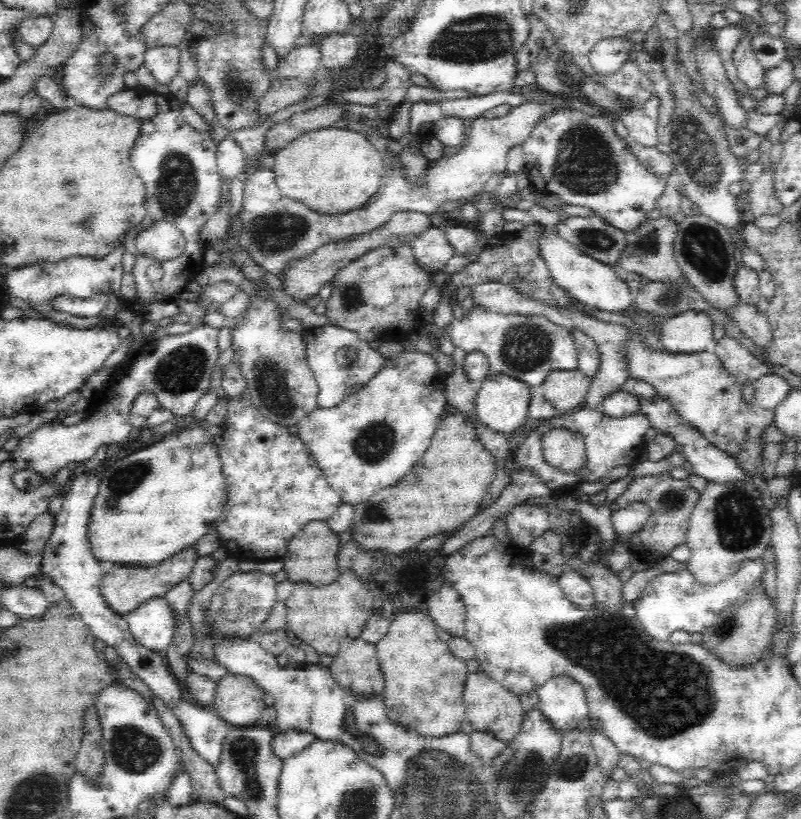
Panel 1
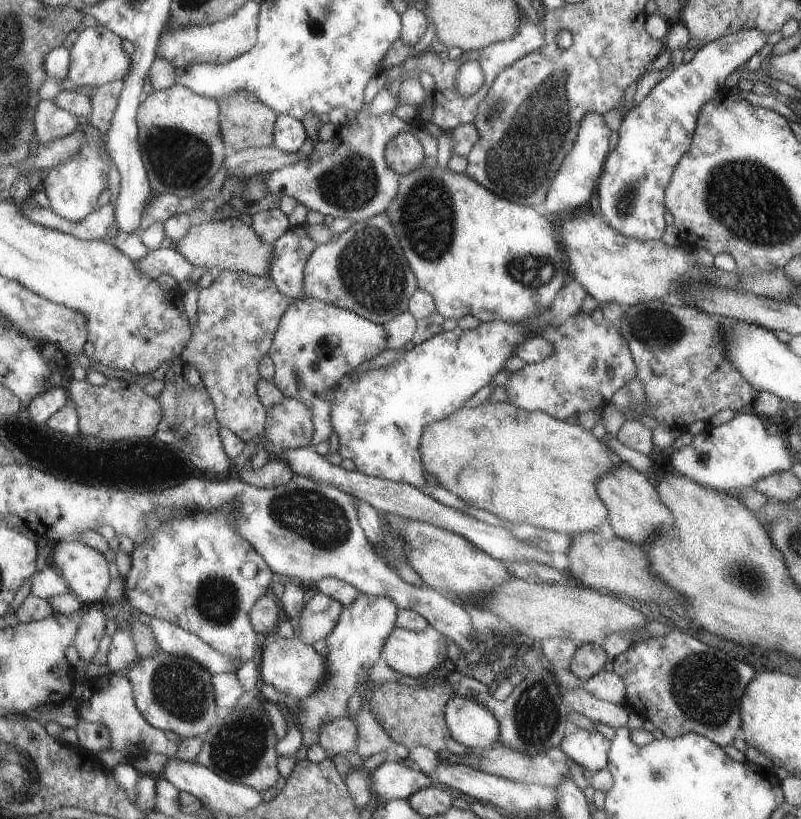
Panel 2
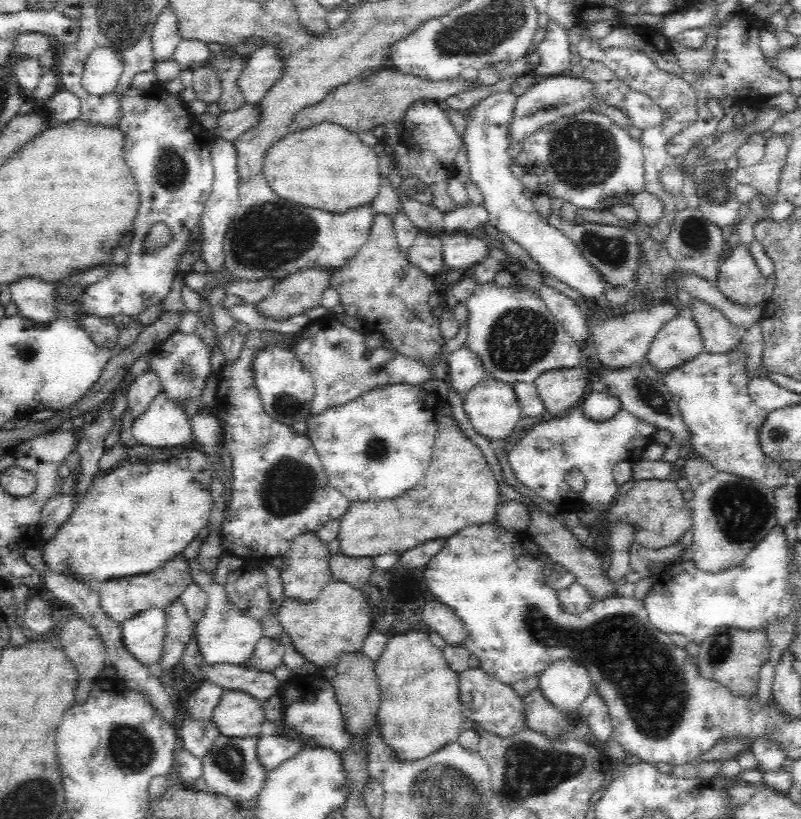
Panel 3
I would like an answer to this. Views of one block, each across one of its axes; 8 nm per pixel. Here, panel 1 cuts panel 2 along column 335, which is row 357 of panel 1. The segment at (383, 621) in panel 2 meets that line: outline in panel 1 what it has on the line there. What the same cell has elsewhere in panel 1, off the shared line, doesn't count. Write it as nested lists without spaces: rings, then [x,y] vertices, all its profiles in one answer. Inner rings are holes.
[[[637,335],[628,348],[628,363],[633,379],[651,384],[711,445],[736,460],[748,478],[762,474],[762,438],[772,424],[774,412],[744,401],[742,387],[712,349],[694,354],[670,354],[647,347]]]

